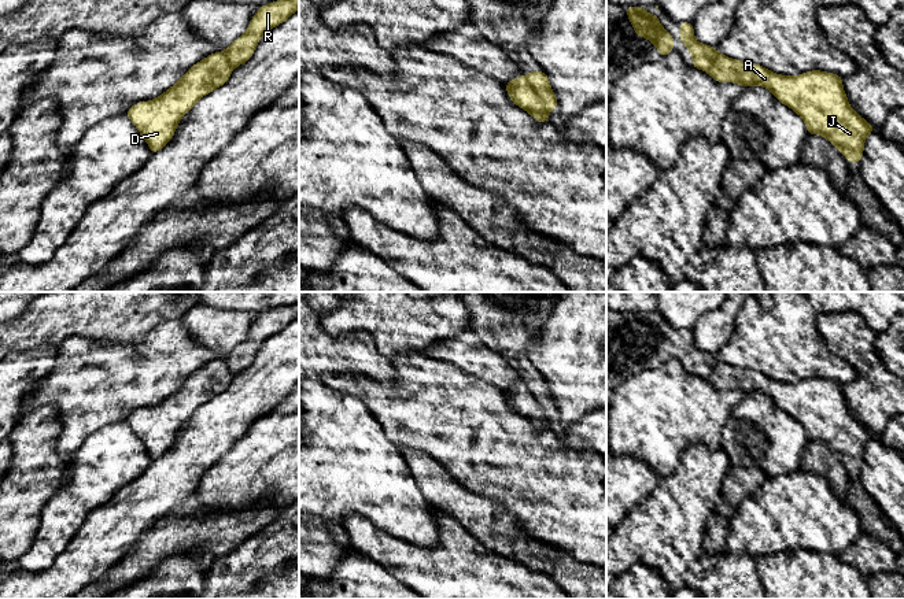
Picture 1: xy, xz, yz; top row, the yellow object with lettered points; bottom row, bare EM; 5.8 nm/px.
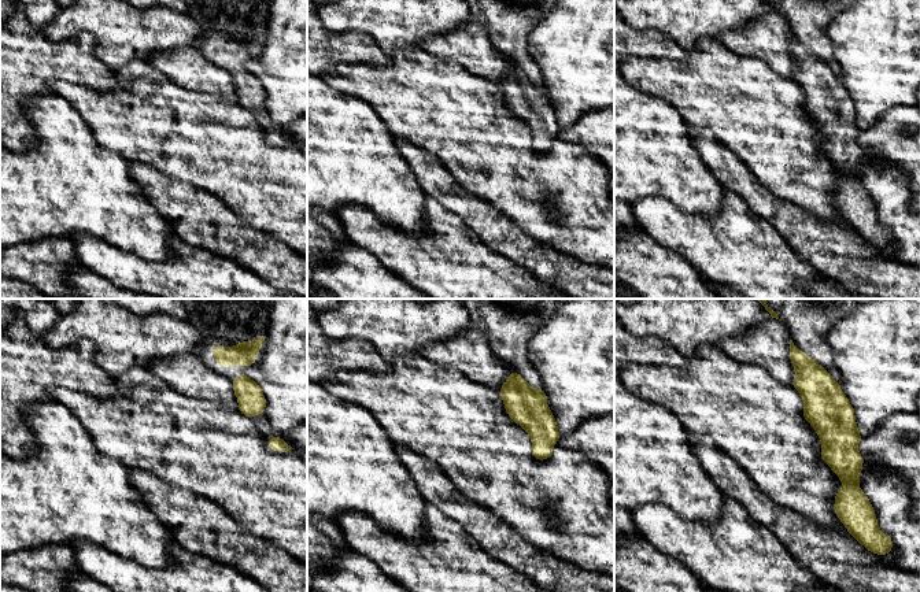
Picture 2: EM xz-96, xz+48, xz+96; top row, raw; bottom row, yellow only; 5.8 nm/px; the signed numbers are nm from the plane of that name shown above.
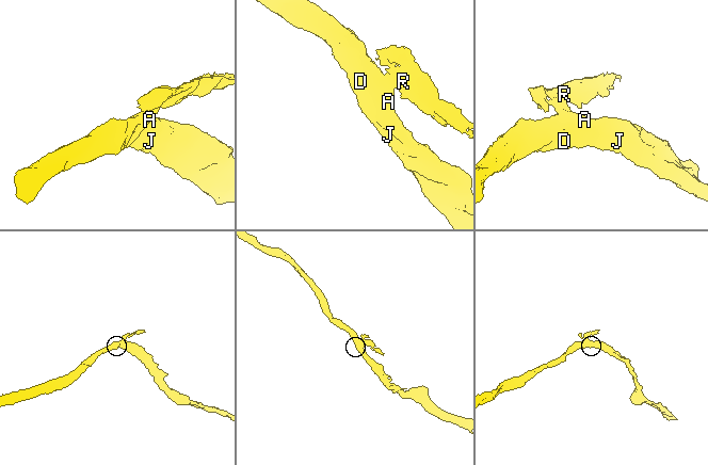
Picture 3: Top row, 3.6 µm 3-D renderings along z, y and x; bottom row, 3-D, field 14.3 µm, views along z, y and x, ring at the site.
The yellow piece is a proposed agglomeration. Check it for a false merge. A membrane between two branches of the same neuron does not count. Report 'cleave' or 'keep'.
cleave

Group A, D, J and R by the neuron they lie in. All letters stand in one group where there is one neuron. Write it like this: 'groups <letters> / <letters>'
groups A D J / R

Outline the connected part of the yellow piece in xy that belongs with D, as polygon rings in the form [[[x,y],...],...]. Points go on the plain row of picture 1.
[[[215,359],[192,373],[177,391],[151,408],[140,408],[126,418],[152,461],[174,443],[180,426],[195,410],[224,392],[233,377],[225,359]]]

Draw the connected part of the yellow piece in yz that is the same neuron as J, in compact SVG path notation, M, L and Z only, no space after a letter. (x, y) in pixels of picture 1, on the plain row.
M726 362L715 365L708 381L717 389L770 396L782 411L804 426L808 441L826 444L851 470L860 469L866 444L877 439L852 417L842 395L842 384L837 381L812 377L787 384Z

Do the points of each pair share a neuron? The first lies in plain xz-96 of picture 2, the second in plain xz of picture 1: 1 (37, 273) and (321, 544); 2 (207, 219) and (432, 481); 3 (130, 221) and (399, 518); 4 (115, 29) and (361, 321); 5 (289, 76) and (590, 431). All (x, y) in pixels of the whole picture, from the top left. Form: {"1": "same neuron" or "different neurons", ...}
{"1": "same neuron", "2": "same neuron", "3": "same neuron", "4": "same neuron", "5": "different neurons"}

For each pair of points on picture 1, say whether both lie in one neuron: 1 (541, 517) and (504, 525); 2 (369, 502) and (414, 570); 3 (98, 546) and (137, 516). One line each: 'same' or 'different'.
1: different
2: different
3: same

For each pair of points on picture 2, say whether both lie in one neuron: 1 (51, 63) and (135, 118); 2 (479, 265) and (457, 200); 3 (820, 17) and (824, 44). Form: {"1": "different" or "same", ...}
{"1": "different", "2": "different", "3": "same"}

